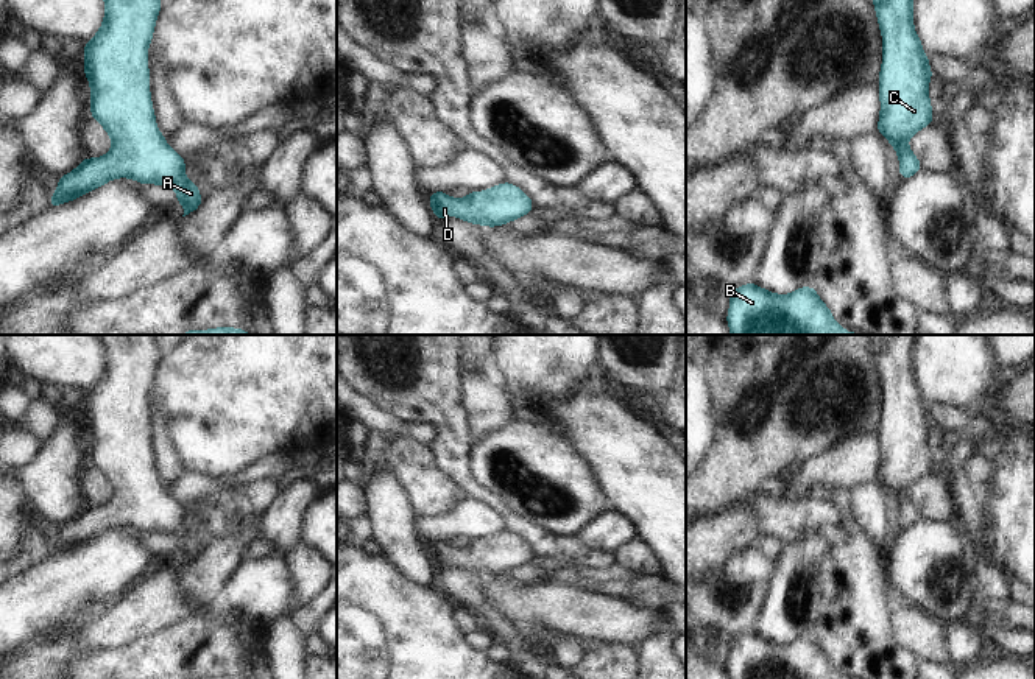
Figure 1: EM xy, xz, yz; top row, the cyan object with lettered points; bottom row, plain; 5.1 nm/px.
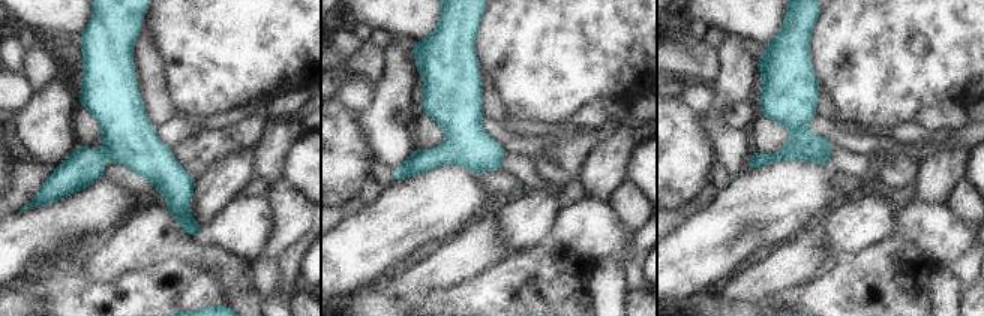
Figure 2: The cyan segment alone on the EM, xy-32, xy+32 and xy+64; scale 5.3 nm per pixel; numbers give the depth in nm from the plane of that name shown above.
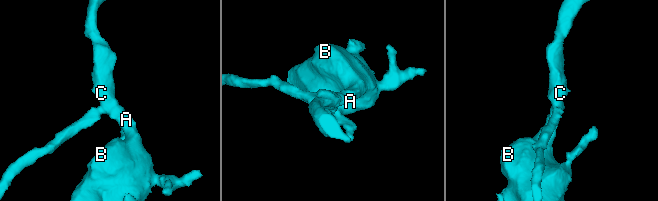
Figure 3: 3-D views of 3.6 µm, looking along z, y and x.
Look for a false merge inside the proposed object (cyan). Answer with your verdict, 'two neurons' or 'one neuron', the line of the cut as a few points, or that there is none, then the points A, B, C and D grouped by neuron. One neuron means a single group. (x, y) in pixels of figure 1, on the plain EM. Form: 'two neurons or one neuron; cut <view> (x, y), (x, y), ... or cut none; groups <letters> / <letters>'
one neuron; cut none; groups A B C D

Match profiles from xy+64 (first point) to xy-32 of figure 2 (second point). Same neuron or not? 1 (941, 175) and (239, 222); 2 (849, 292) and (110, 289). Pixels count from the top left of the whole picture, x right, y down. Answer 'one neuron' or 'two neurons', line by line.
1: two neurons
2: one neuron

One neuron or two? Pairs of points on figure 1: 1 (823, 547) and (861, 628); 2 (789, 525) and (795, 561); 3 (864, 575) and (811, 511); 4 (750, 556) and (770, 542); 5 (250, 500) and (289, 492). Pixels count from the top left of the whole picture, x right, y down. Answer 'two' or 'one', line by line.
1: two
2: two
3: two
4: two
5: two

